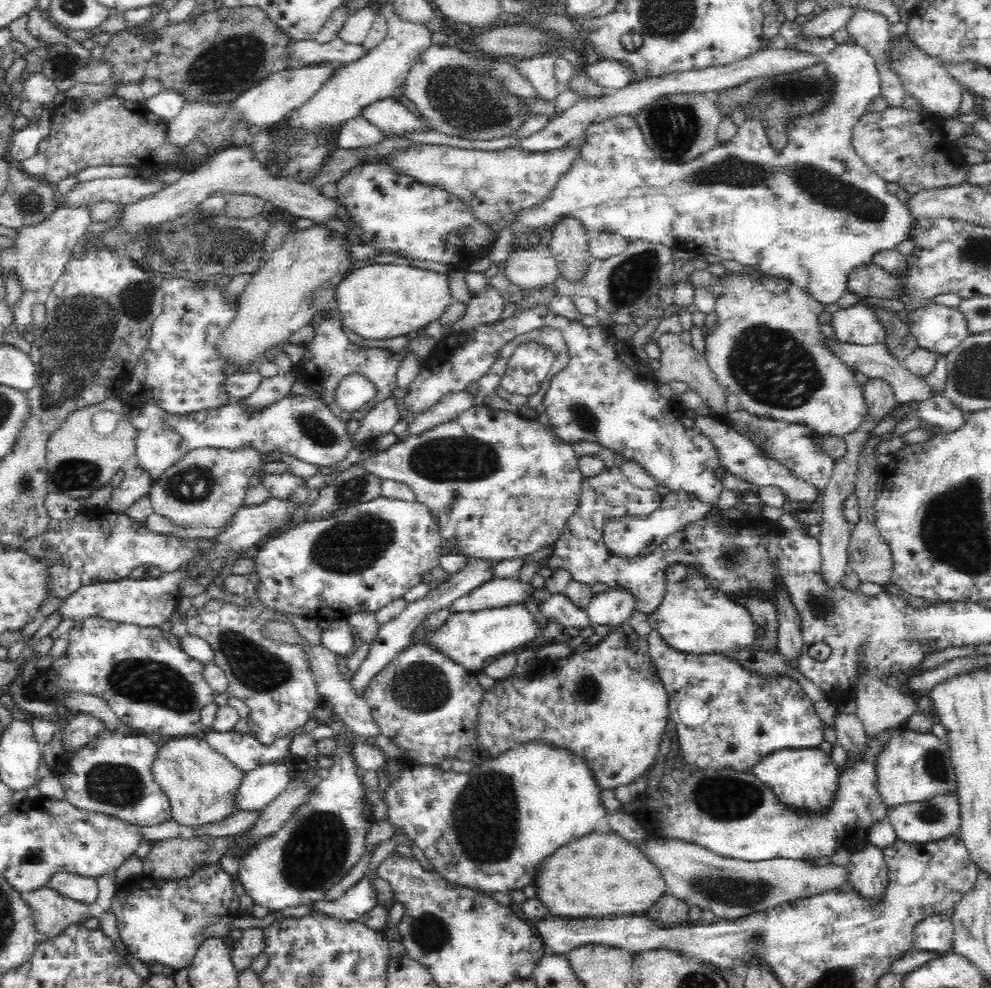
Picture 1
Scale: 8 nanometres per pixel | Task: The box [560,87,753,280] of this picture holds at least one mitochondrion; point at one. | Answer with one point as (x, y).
(674, 126)

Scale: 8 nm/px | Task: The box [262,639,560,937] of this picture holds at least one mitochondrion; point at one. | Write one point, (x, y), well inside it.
(486, 811)

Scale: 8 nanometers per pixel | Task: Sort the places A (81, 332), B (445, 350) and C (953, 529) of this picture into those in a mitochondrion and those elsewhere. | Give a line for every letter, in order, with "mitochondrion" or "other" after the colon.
A: mitochondrion
B: other
C: mitochondrion

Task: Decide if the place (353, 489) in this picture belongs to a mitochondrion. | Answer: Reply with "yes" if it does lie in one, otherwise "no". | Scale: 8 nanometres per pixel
yes

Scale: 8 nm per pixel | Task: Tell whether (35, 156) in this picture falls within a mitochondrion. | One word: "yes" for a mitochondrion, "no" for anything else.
no

